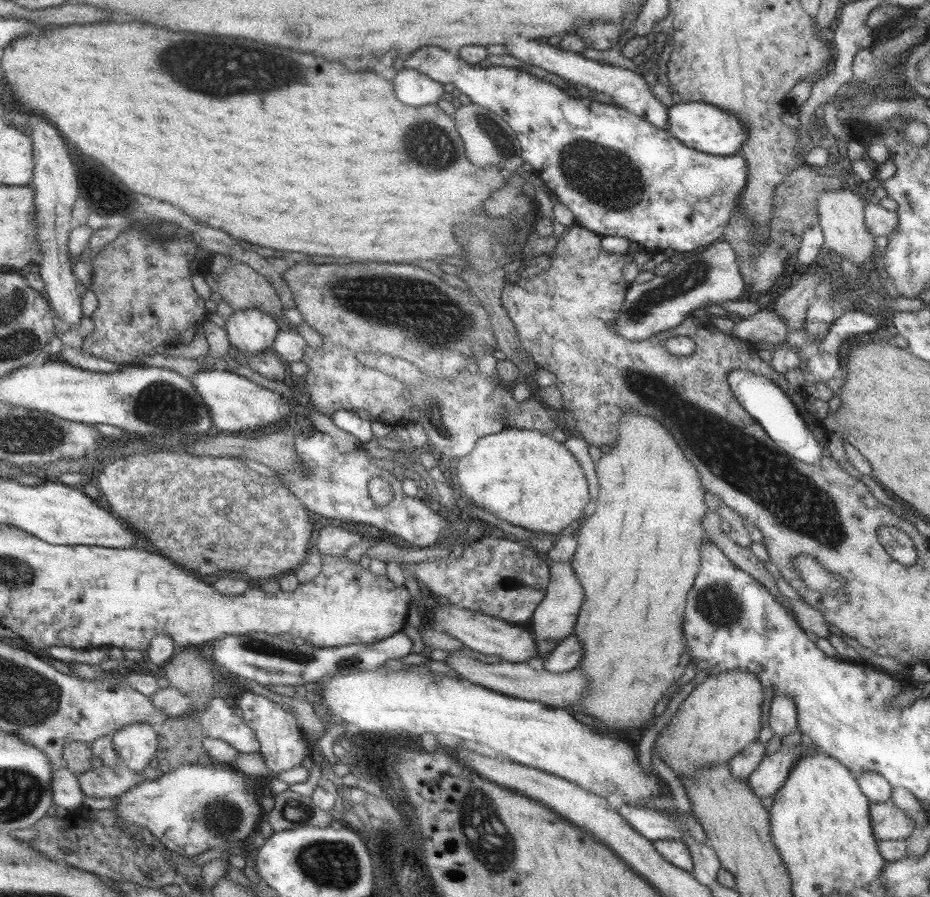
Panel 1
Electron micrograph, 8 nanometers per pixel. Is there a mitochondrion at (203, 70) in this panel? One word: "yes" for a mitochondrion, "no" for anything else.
yes

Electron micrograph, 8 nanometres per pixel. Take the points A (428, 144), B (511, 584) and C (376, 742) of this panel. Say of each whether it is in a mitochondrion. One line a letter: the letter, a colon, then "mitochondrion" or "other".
A: mitochondrion
B: mitochondrion
C: other

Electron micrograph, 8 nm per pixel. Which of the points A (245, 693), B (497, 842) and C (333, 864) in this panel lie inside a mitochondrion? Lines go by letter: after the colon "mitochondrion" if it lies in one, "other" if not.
A: other
B: mitochondrion
C: mitochondrion

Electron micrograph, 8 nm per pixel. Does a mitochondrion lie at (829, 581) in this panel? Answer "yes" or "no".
no

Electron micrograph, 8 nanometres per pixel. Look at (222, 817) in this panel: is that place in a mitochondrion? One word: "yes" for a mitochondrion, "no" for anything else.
yes

